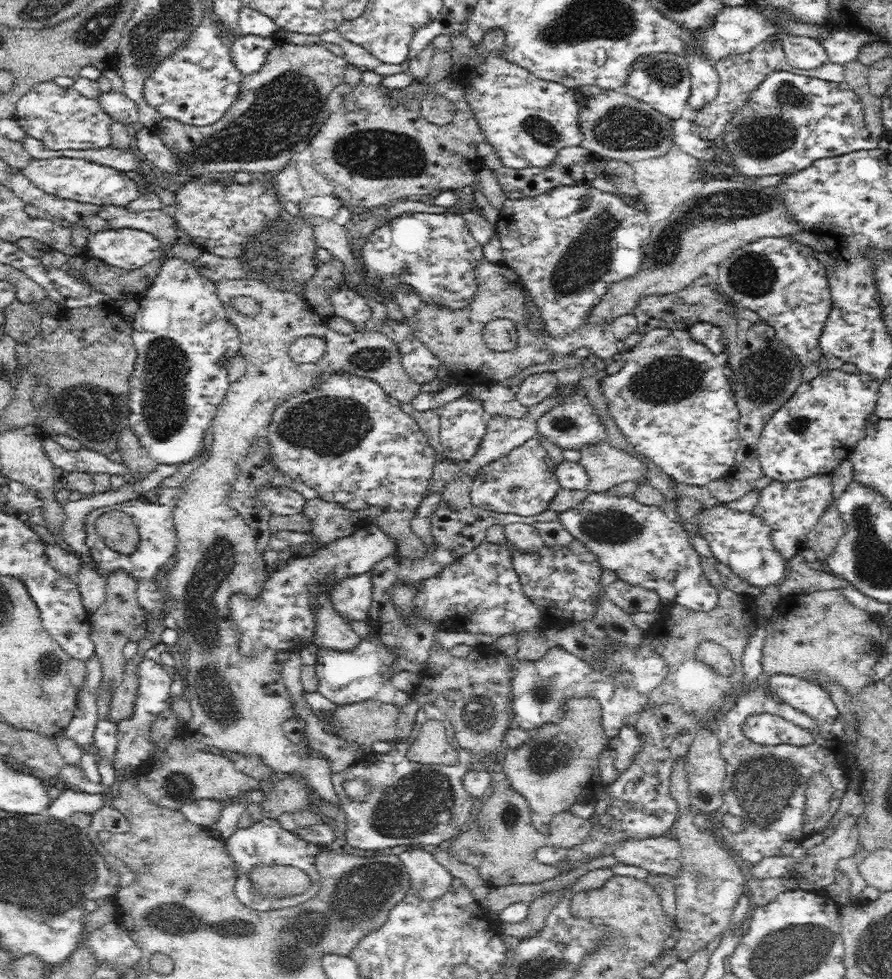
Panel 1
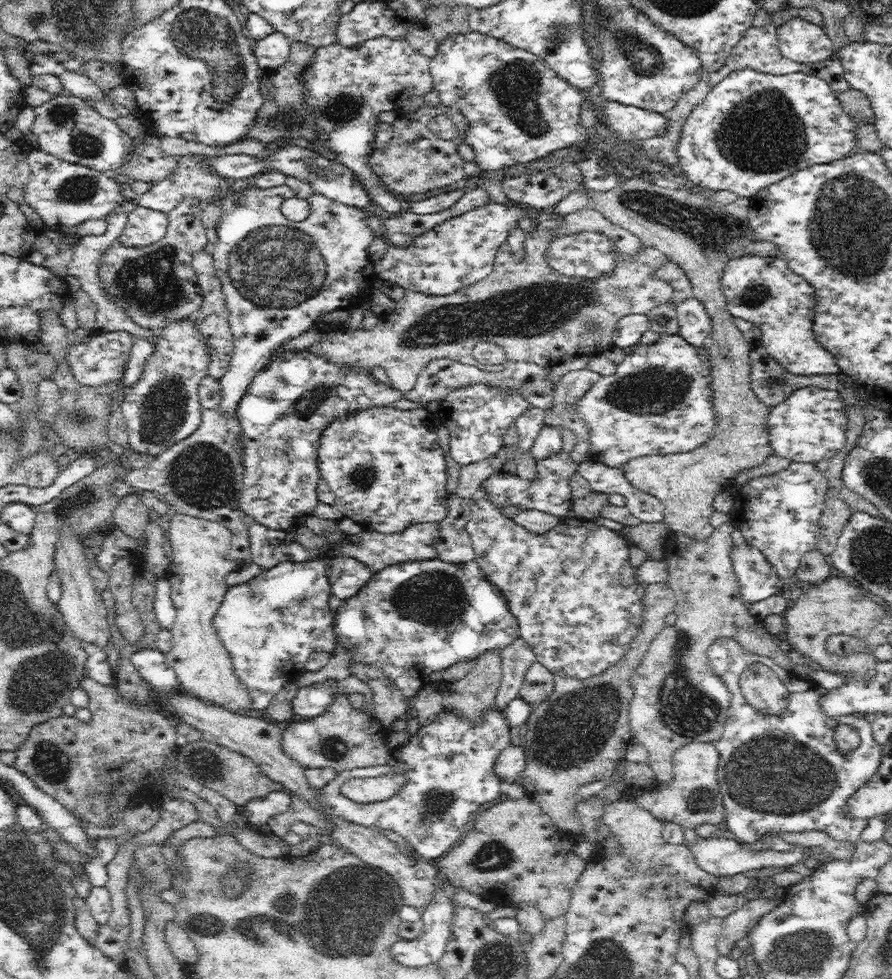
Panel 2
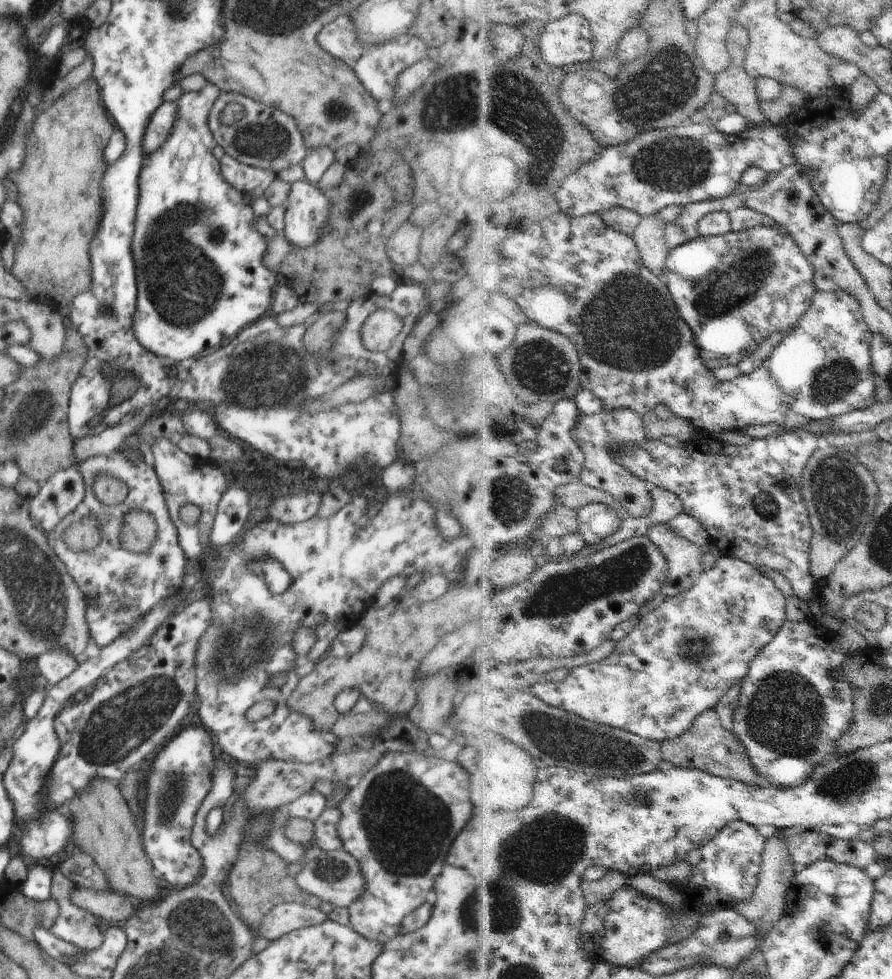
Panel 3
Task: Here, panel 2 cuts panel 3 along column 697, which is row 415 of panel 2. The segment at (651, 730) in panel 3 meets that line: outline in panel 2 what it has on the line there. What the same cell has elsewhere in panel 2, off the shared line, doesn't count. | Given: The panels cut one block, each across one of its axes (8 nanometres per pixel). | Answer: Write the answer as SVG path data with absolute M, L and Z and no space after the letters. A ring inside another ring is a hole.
M662 333L649 345L641 345L631 354L624 353L624 360L617 364L615 371L608 376L601 376L592 389L580 398L580 415L584 415L590 423L590 458L589 460L602 461L607 465L619 467L625 460L632 457L646 457L648 455L670 455L693 452L696 448L708 444L716 436L716 428L720 428L720 415L714 409L714 392L711 386L712 363L705 347L692 346L685 338L676 334Z

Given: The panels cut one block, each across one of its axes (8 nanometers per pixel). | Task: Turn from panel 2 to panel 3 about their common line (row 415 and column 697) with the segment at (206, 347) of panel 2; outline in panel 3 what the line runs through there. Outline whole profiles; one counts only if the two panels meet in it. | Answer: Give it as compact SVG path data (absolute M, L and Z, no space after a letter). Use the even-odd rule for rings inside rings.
M693 120L679 127L654 129L638 135L634 140L607 147L607 149L576 172L569 174L558 191L560 212L576 218L605 213L615 208L636 210L643 217L660 214L664 208L675 204L686 207L708 199L729 197L743 188L742 179L748 168L759 166L775 175L798 162L794 148L788 140L790 130L783 124L774 125L770 130L757 128L743 135L729 135L718 127Z

